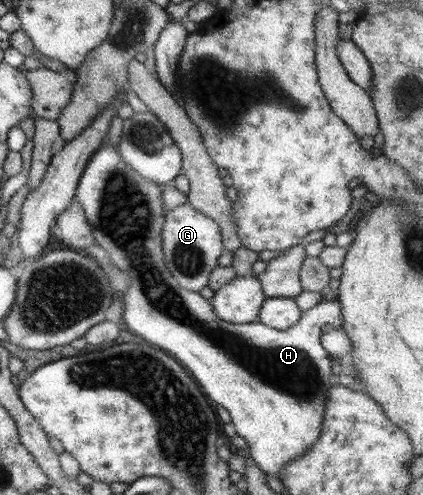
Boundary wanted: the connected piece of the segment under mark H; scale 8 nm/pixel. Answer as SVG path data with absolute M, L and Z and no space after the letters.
M106 142L90 157L89 163L84 167L82 173L77 182L75 200L80 203L82 207L82 213L86 218L88 224L94 234L94 242L108 254L112 265L120 271L126 271L128 276L128 288L124 293L121 293L122 307L124 307L124 313L122 313L123 322L128 325L128 329L136 335L142 335L146 341L150 341L152 345L160 347L160 349L166 349L166 353L170 357L174 357L192 377L194 381L200 385L202 393L214 401L216 405L224 407L228 411L231 424L235 429L236 435L241 437L246 443L246 449L249 450L249 457L254 460L254 463L262 470L265 474L269 474L270 477L278 477L278 471L292 459L300 457L306 453L306 449L318 439L320 435L320 425L322 425L322 415L324 415L326 395L328 389L334 383L334 378L330 373L330 365L332 357L326 353L326 350L320 345L320 335L324 330L327 329L338 329L342 327L342 314L340 311L340 304L338 301L326 301L322 299L312 308L301 312L299 320L286 330L278 330L266 326L258 322L250 322L248 325L232 325L218 319L214 315L210 300L206 300L198 294L198 292L186 291L182 289L178 282L172 277L170 271L166 270L163 256L162 256L162 224L164 224L164 213L163 205L160 200L160 187L157 184L146 182L142 180L140 175L136 171L132 170L127 164L124 164L117 153L116 148L110 148Z

